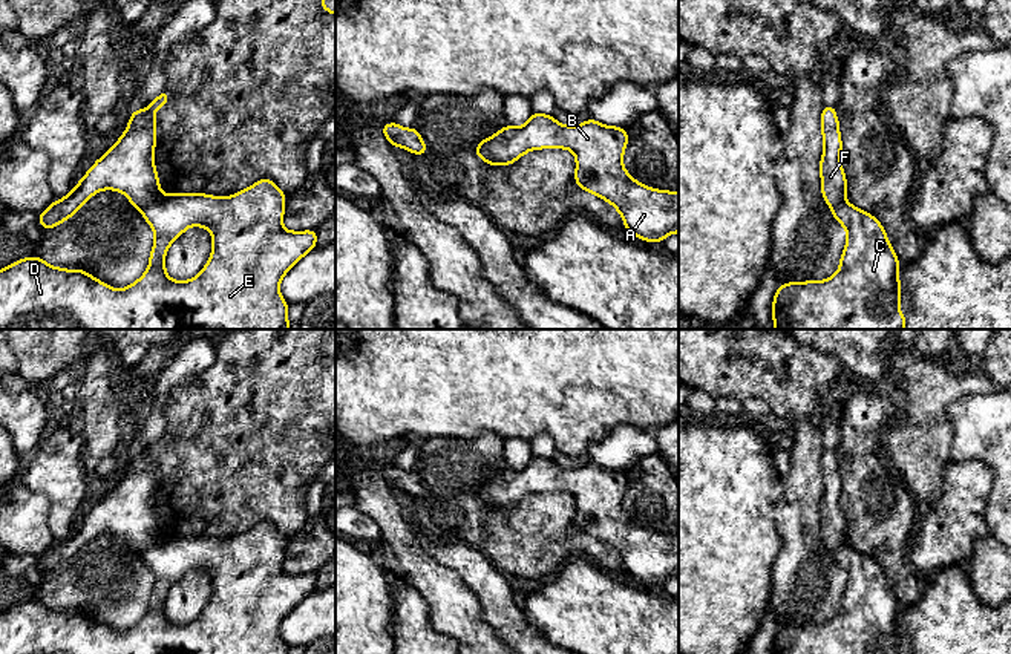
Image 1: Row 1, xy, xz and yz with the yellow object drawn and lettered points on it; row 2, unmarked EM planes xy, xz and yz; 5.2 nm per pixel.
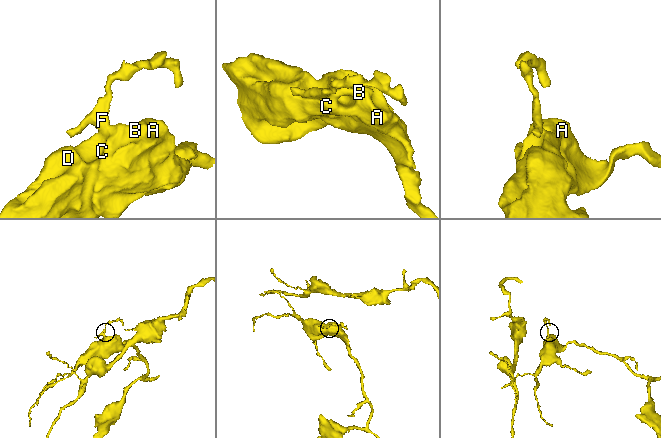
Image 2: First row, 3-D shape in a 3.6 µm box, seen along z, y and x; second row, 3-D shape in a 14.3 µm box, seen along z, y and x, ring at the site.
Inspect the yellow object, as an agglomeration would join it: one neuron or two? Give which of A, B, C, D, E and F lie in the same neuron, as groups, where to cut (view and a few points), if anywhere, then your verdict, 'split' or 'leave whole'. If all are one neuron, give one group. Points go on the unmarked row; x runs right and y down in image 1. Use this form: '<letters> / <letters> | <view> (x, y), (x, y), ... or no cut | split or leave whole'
A B C D E / F | xy (161, 536), (140, 552) | split

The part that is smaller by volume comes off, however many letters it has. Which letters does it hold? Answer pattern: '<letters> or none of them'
F

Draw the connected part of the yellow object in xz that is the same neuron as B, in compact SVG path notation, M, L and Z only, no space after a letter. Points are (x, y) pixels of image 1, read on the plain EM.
M533 455L522 470L504 469L492 478L475 496L490 508L512 508L530 493L567 492L576 499L576 528L610 545L622 559L628 576L645 585L660 585L679 576L679 536L656 533L633 522L622 501L628 487L623 470L604 469L590 461L579 469L562 469L551 458Z

